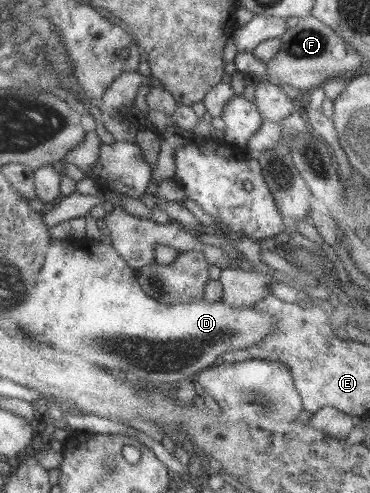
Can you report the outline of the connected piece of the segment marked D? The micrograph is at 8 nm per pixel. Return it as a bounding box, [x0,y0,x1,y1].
[20,238,274,386]

